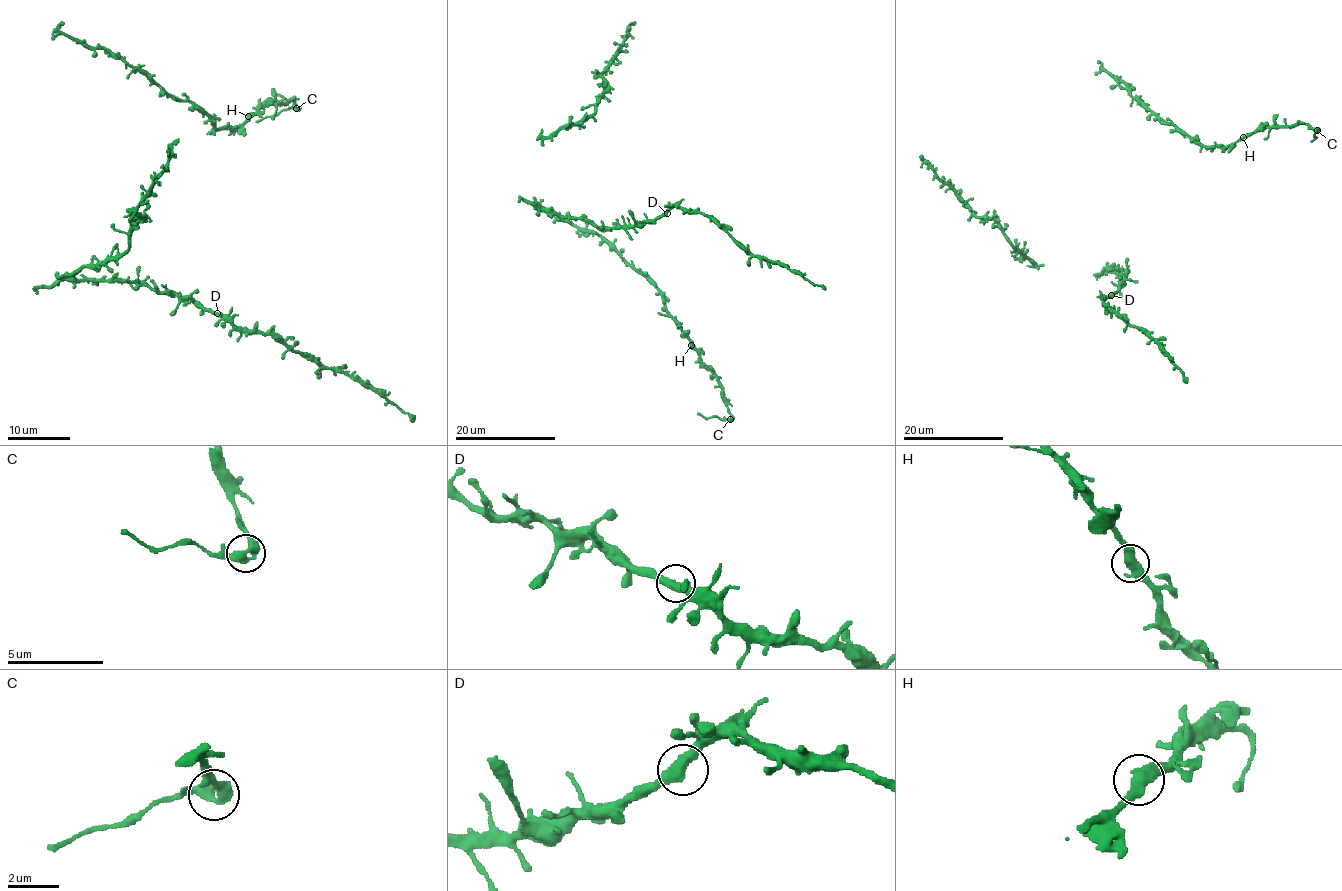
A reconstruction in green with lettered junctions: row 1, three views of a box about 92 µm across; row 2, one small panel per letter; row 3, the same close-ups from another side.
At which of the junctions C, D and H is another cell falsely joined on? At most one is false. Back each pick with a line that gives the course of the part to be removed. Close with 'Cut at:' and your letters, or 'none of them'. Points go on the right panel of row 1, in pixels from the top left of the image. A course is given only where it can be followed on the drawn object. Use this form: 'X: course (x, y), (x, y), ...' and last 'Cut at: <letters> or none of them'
Cut at: C

